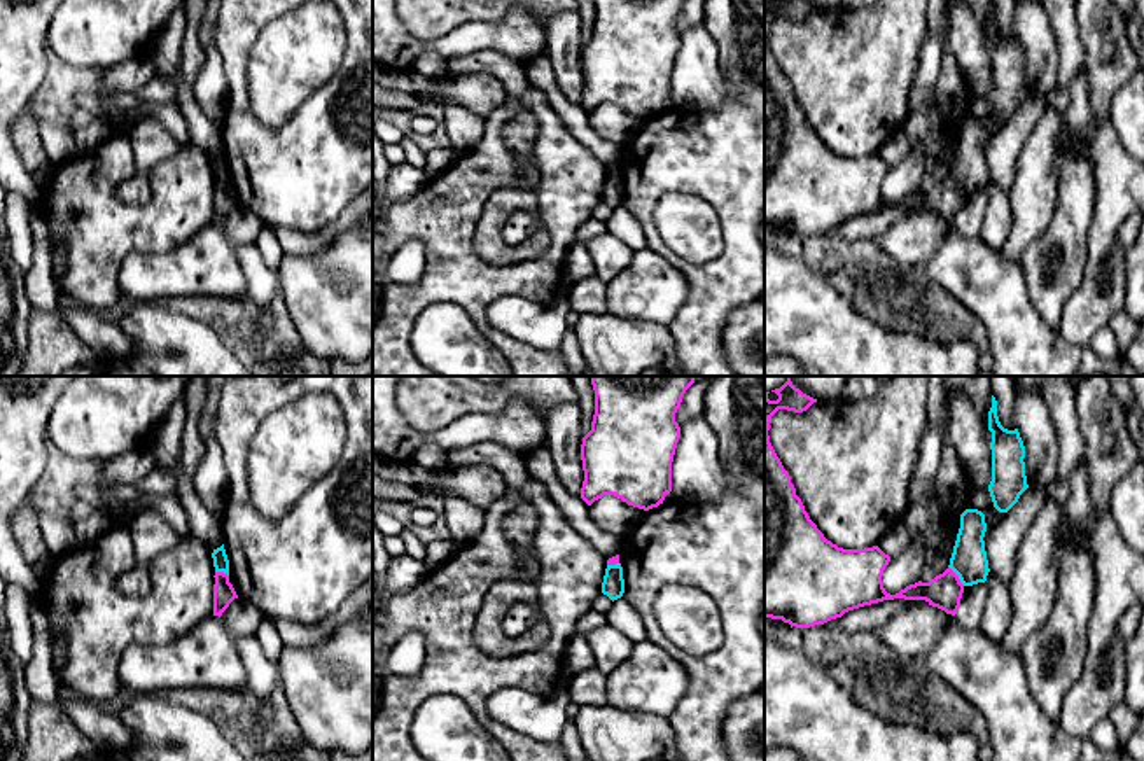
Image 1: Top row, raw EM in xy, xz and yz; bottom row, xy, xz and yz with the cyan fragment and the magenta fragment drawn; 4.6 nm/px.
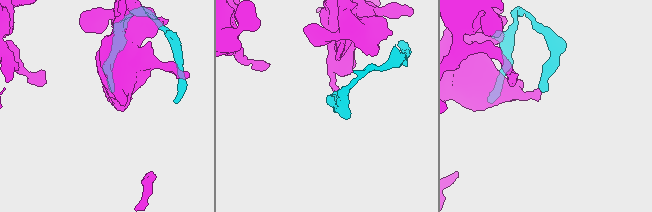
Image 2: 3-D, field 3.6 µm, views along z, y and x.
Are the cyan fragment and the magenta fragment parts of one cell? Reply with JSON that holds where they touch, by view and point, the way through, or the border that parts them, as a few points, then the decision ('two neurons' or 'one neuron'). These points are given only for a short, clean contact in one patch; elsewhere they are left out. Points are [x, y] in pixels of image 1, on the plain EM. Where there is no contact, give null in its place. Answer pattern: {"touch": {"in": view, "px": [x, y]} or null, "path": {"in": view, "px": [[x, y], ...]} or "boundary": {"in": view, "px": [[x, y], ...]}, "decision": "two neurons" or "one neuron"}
{"touch": {"in": "yz", "px": [957, 182]}, "boundary": {"in": "yz", "px": [[948, 174], [964, 193]]}, "decision": "two neurons"}

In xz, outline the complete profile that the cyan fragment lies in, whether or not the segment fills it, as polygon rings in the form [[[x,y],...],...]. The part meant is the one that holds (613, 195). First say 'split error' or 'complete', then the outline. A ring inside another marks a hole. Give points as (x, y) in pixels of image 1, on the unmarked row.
complete | [[[621,171],[607,173],[602,201],[607,203],[612,210],[621,206],[624,201],[624,187]]]

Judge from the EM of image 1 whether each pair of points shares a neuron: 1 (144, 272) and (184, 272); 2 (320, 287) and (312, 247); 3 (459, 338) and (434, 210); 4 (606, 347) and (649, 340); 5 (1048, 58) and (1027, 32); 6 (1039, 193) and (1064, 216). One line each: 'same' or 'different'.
1: same
2: different
3: different
4: same
5: same
6: different

